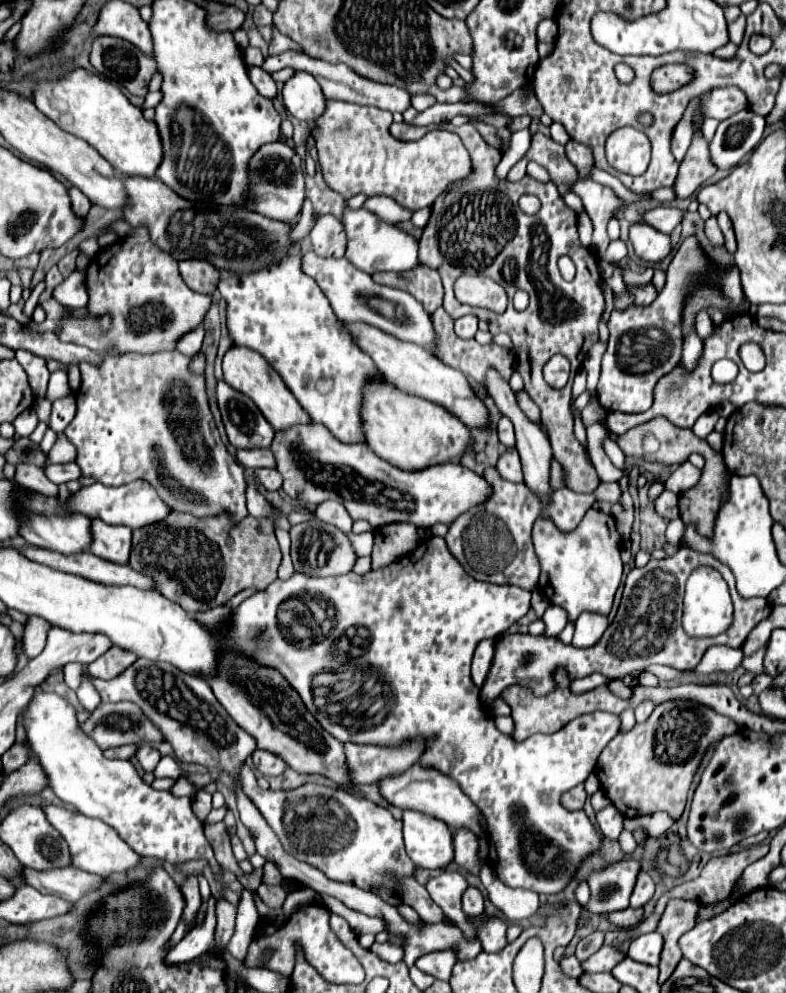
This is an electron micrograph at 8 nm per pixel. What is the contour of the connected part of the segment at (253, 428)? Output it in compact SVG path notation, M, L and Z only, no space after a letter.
M219 380L217 400L229 442L235 448L269 448L275 430L249 396Z

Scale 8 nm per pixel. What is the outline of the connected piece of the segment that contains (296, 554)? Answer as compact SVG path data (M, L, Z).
M321 520L297 524L289 530L289 534L291 534L291 560L293 560L295 572L307 574L307 576L339 576L339 574L351 572L357 560L347 536L335 526L323 524Z

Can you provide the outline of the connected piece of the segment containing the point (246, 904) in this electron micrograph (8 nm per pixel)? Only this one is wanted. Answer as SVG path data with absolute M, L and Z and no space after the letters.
M243 890L241 892L241 900L239 900L239 912L237 912L237 926L235 926L235 934L227 946L229 954L237 960L243 960L247 954L247 948L251 944L251 940L255 938L255 926L257 926L259 914L255 908L255 900L253 900L253 892Z

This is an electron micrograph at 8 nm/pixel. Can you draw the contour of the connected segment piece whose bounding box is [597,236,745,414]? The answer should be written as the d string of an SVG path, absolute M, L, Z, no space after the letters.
M689 236L681 242L679 250L675 252L671 266L667 270L667 284L663 292L655 298L649 306L631 306L625 312L613 312L609 318L609 346L607 352L601 358L601 376L597 384L597 400L605 412L645 412L651 408L653 388L661 376L671 372L681 356L681 310L683 302L689 296L689 292L695 288L697 280L703 276L709 276L709 272L719 278L725 296L731 300L735 314L743 312L741 302L745 300L739 270L711 270L703 250L699 248L699 242L695 236Z

